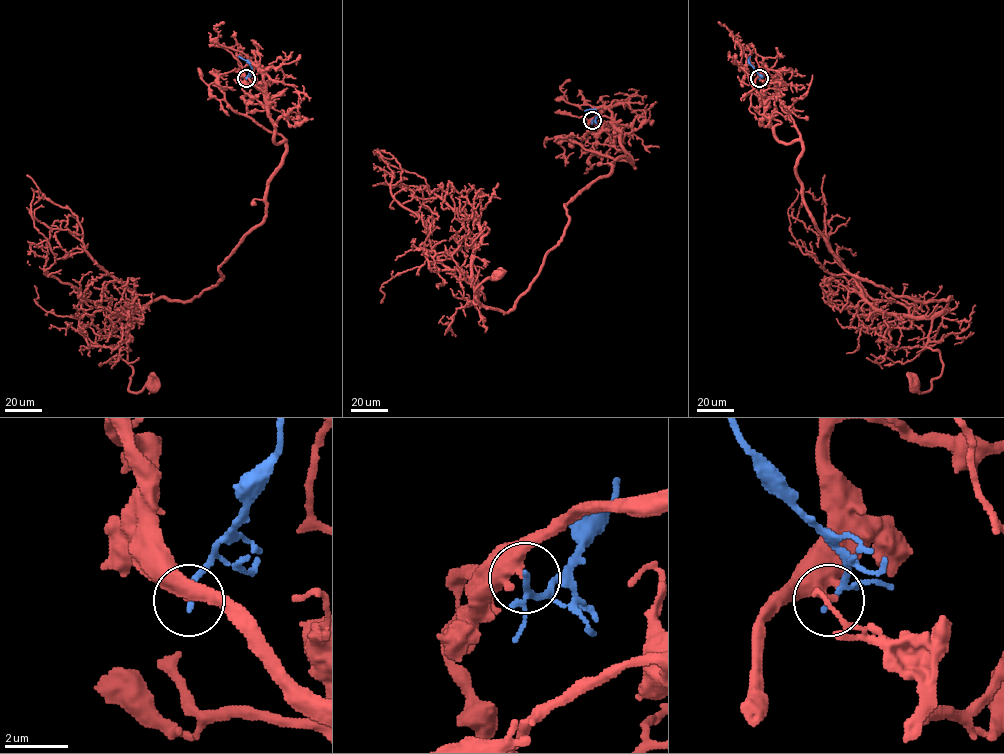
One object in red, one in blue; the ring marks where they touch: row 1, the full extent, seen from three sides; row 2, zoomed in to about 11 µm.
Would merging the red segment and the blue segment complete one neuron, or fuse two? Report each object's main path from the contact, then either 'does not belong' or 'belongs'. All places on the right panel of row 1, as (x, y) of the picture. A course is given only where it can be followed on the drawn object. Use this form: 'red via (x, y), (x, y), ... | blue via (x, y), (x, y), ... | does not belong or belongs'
red via (759, 78), (845, 270), (951, 297), (926, 346), (942, 372), (928, 391), (913, 383) | blue via (759, 78), (749, 63), (750, 56) | does not belong

